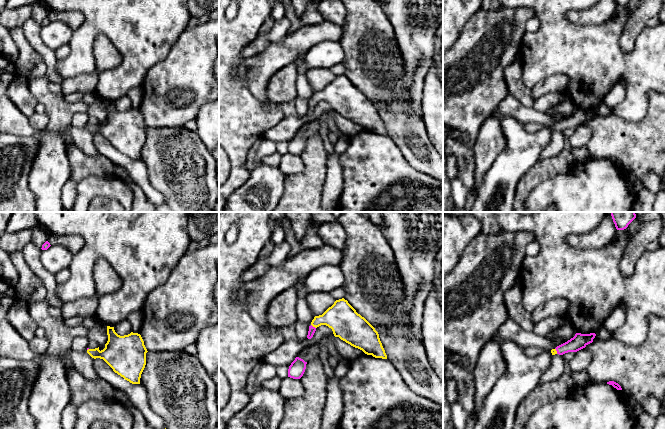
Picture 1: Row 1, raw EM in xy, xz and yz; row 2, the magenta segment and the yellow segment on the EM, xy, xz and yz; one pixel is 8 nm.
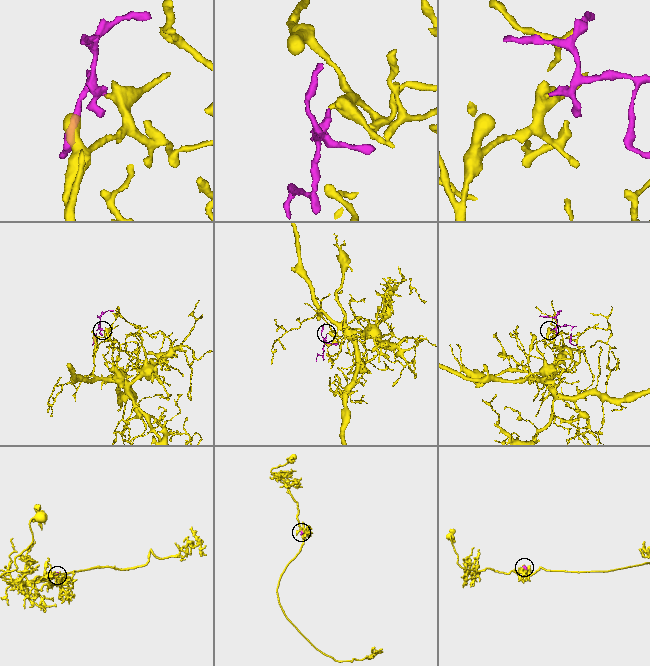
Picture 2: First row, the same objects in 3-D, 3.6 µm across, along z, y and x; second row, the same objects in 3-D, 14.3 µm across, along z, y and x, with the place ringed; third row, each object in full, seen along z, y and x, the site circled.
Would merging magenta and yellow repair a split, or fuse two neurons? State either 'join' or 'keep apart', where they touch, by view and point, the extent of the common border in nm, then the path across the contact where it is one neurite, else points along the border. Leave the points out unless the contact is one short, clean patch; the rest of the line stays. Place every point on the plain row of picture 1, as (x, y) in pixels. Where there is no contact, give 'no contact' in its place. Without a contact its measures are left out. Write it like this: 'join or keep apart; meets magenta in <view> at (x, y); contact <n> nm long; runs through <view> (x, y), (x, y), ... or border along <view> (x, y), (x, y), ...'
join; meets magenta in xz at (312, 102); contact 50 nm long; runs through xz (312, 105), (312, 102), (319, 96), (341, 93)

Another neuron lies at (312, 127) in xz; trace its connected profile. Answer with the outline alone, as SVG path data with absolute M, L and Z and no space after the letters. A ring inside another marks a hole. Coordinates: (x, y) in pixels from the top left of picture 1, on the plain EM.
M319 119L310 120L304 124L304 126L297 132L303 135L305 138L309 138L319 133L321 123Z

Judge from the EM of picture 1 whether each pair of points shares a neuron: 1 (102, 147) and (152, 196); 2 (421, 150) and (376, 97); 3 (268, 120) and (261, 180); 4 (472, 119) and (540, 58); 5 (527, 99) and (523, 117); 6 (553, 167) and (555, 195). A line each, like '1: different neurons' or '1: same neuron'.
1: same neuron
2: same neuron
3: different neurons
4: different neurons
5: different neurons
6: different neurons

